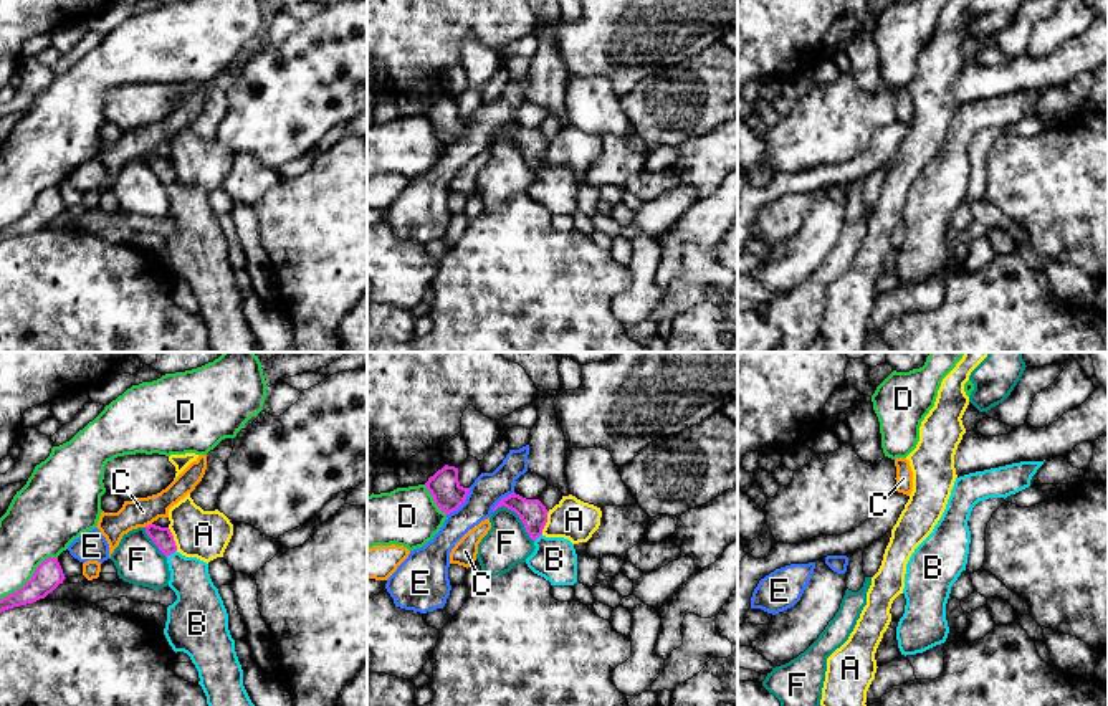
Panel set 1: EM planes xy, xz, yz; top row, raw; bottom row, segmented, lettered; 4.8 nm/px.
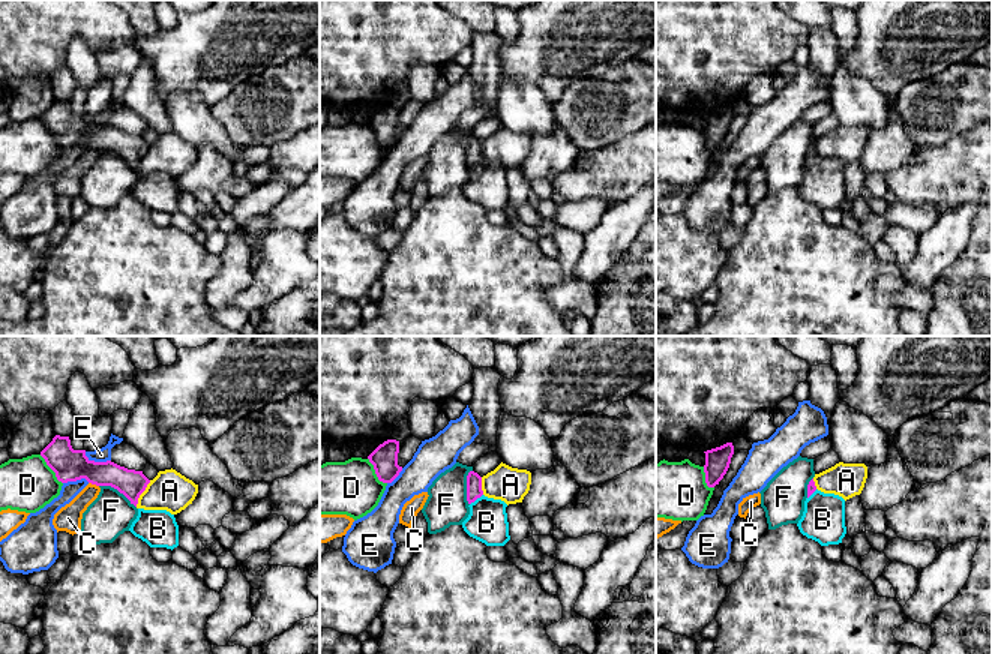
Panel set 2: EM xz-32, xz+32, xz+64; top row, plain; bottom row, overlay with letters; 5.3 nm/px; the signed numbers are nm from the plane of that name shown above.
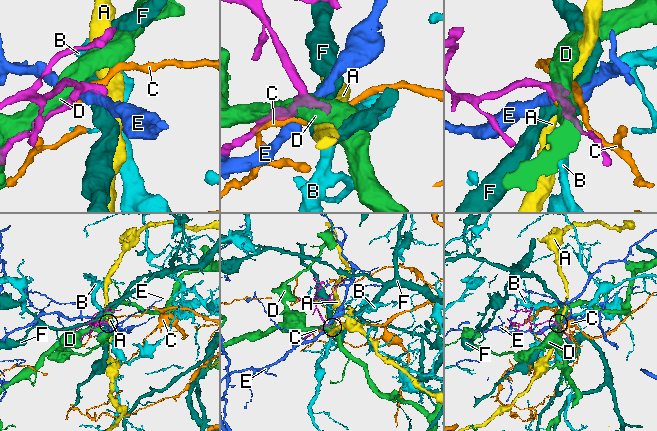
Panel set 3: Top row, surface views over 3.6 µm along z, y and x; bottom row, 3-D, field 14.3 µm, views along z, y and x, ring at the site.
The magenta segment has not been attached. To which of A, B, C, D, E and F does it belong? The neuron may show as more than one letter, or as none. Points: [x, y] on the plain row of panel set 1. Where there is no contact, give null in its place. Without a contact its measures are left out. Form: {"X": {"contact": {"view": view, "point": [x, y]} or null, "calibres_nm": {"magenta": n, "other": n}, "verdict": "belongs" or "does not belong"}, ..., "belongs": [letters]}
{"A": {"contact": {"view": "xy", "point": [172, 169]}, "calibres_nm": {"magenta": 100, "other": 240}, "verdict": "does not belong"}, "B": {"contact": {"view": "xy", "point": [171, 182]}, "calibres_nm": {"magenta": 100, "other": 200}, "verdict": "belongs"}, "C": {"contact": {"view": "xy", "point": [149, 154]}, "calibres_nm": {"magenta": 100, "other": 140}, "verdict": "does not belong"}, "D": {"contact": {"view": "xy", "point": [32, 207]}, "calibres_nm": {"magenta": 140, "other": 320}, "verdict": "does not belong"}, "E": {"contact": {"view": "xz", "point": [462, 133]}, "calibres_nm": {"magenta": 150, "other": 160}, "verdict": "does not belong"}, "F": {"contact": {"view": "xz", "point": [518, 144]}, "calibres_nm": {"magenta": 140, "other": 220}, "verdict": "does not belong"}, "belongs": ["B"]}

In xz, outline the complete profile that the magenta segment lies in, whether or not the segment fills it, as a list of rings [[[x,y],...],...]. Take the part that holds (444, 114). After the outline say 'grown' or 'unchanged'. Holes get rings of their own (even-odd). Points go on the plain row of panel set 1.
[[[448,94],[430,106],[425,116],[445,144],[456,141],[470,122],[470,117],[463,117],[458,111],[458,98]]] | unchanged

